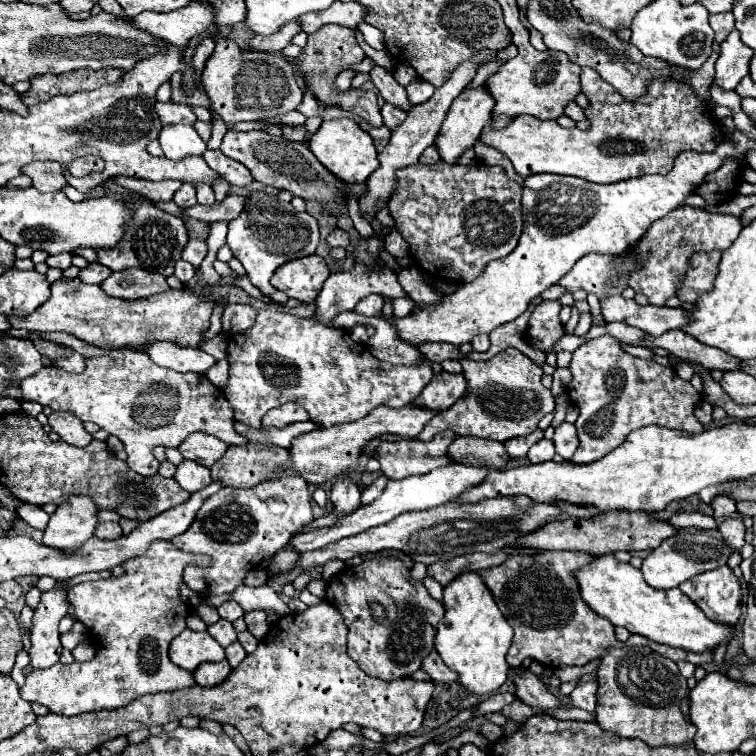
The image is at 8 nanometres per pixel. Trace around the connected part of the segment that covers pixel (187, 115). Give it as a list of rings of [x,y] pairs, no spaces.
[[[172,100],[168,102],[156,102],[156,114],[160,116],[162,126],[172,126],[172,124],[194,124],[196,114],[192,112],[190,106],[186,104],[176,104]]]

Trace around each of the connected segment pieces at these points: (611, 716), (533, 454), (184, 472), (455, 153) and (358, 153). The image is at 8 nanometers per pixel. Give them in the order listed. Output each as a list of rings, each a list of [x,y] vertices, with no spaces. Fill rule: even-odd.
[[[610,648],[598,660],[600,660],[600,664],[596,670],[596,682],[598,682],[596,722],[600,726],[604,726],[604,730],[612,730],[612,732],[620,734],[622,738],[640,738],[652,748],[684,744],[694,738],[696,728],[680,712],[680,702],[682,702],[688,686],[686,686],[686,678],[680,674],[676,662],[672,662],[648,648]]]
[[[540,440],[536,442],[530,450],[528,450],[528,460],[530,464],[540,464],[540,462],[548,462],[554,456],[554,442],[552,440]]]
[[[184,460],[184,462],[178,466],[174,478],[176,478],[176,482],[178,482],[184,490],[188,490],[190,494],[194,494],[194,492],[206,488],[206,486],[212,482],[210,470],[204,468],[204,466],[200,466],[200,464],[196,464],[196,462],[192,462],[192,460]]]
[[[484,86],[476,88],[476,90],[466,90],[462,92],[450,106],[448,114],[446,114],[446,120],[436,136],[436,142],[434,146],[438,148],[438,154],[440,158],[446,162],[446,164],[456,164],[458,158],[476,144],[476,140],[480,138],[480,132],[482,128],[486,126],[486,122],[490,120],[490,112],[492,112],[492,96],[488,94],[488,90],[484,90]]]
[[[348,118],[322,122],[318,132],[310,138],[308,148],[324,164],[324,168],[332,172],[338,180],[342,180],[344,184],[366,182],[368,176],[378,168],[378,154],[370,134],[364,132],[354,120],[348,120]]]

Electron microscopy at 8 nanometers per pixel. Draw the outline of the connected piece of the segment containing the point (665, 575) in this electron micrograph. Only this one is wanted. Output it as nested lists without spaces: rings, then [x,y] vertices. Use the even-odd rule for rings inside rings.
[[[680,530],[674,536],[666,538],[656,550],[652,550],[642,564],[642,574],[646,578],[646,582],[652,588],[658,590],[668,590],[668,588],[676,588],[678,584],[694,578],[696,574],[720,568],[728,562],[728,556],[732,554],[732,548],[726,544],[726,540],[710,536],[708,532],[686,532]]]

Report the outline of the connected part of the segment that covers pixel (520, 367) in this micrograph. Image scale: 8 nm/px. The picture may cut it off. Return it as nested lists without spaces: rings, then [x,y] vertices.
[[[430,342],[428,346],[420,346],[420,352],[434,362],[458,360],[462,364],[462,376],[468,382],[466,394],[448,410],[438,412],[418,434],[420,440],[432,440],[434,434],[450,428],[456,430],[458,436],[478,436],[506,442],[534,432],[544,414],[552,412],[556,406],[552,392],[540,384],[542,368],[516,348],[506,348],[486,362],[474,362],[466,358],[466,354],[462,354],[456,346],[448,346],[444,342]]]

